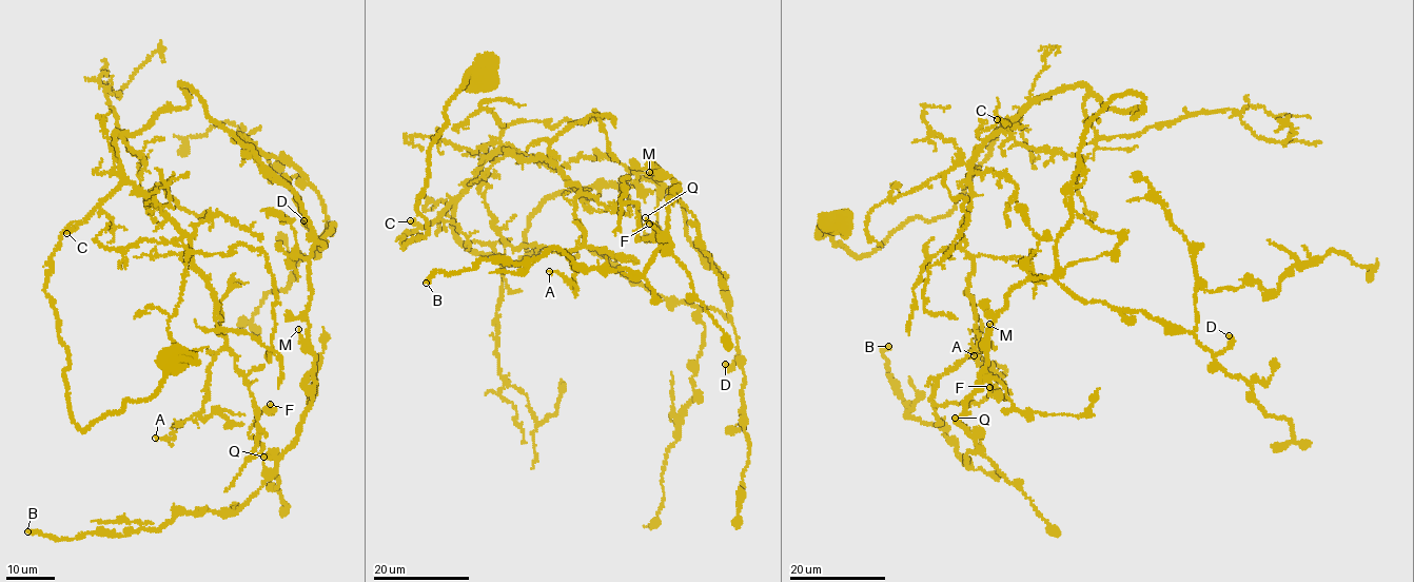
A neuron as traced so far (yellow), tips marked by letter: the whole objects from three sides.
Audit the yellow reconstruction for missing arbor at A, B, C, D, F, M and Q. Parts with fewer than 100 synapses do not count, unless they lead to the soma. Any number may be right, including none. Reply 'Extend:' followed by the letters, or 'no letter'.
Extend: no letter

